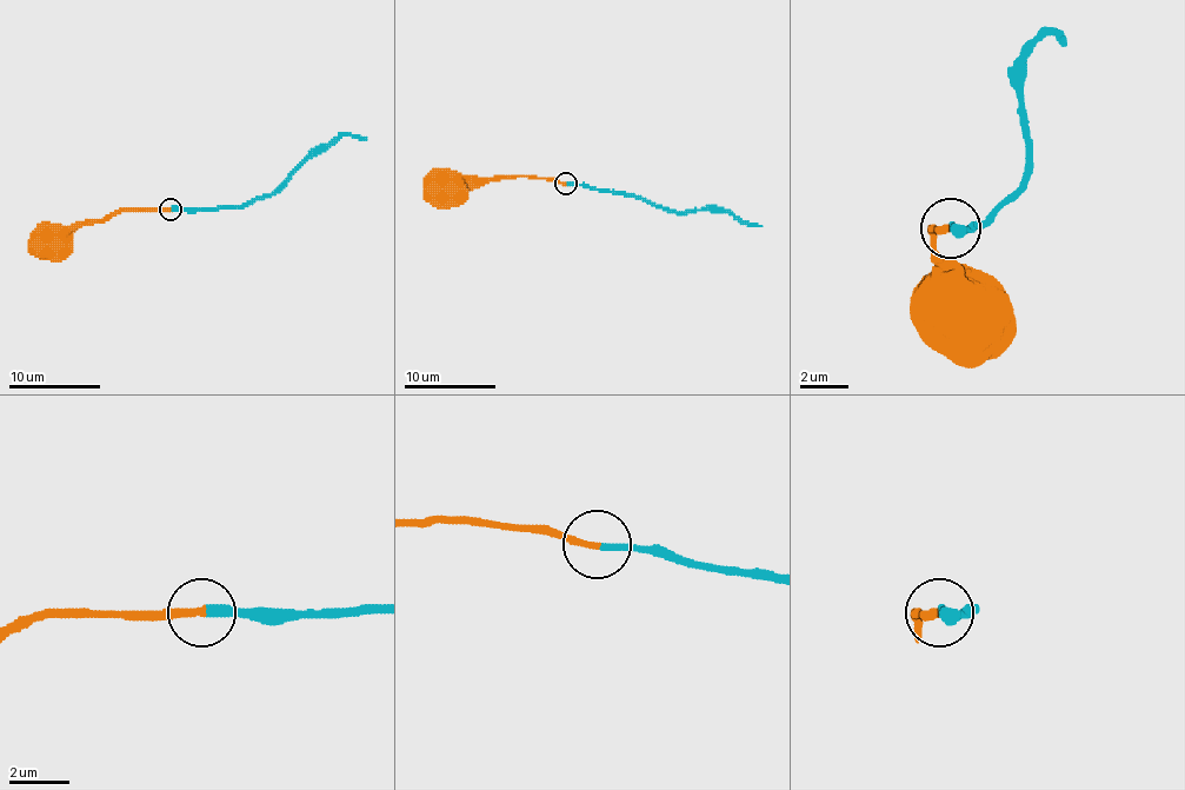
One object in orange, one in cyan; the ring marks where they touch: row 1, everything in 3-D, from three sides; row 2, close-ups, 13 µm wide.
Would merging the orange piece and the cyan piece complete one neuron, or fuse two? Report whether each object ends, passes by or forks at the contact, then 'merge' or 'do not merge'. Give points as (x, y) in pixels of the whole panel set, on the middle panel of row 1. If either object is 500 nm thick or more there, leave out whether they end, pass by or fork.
orange ends there; cyan ends there; merge

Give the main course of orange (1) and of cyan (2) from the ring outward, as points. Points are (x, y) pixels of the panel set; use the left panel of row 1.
1: (170, 208), (115, 211), (101, 219), (77, 221), (60, 238), (51, 238)
2: (172, 208), (245, 206), (274, 192), (310, 158), (344, 135), (366, 140)

